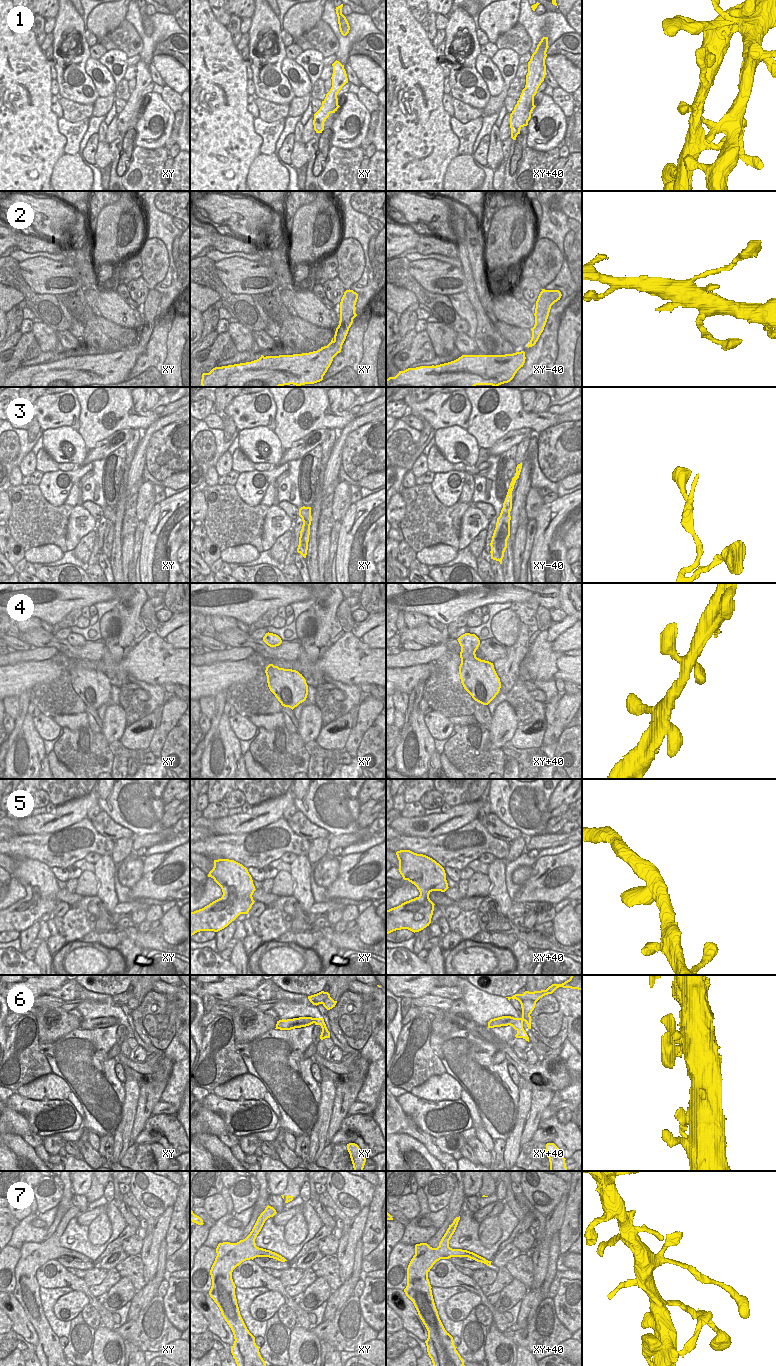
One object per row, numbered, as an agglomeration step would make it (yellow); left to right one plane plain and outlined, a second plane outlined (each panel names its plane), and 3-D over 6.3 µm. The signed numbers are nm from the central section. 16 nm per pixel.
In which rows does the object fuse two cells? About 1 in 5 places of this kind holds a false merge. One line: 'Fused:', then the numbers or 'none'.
Fused: none

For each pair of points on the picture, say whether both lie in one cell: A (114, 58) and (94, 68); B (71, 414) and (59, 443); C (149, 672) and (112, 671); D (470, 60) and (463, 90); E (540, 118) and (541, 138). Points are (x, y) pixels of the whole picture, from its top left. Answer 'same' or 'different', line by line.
A: different
B: different
C: same
D: same
E: same

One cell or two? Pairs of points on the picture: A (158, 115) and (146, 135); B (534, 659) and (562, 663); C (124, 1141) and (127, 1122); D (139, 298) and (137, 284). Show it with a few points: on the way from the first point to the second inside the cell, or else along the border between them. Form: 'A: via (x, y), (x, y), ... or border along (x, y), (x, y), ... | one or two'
A: via (157, 120), (151, 130) | one
B: via (541, 662), (555, 663) | one
C: via (124, 1136), (125, 1127) | one
D: via (139, 295), (138, 287) | one

